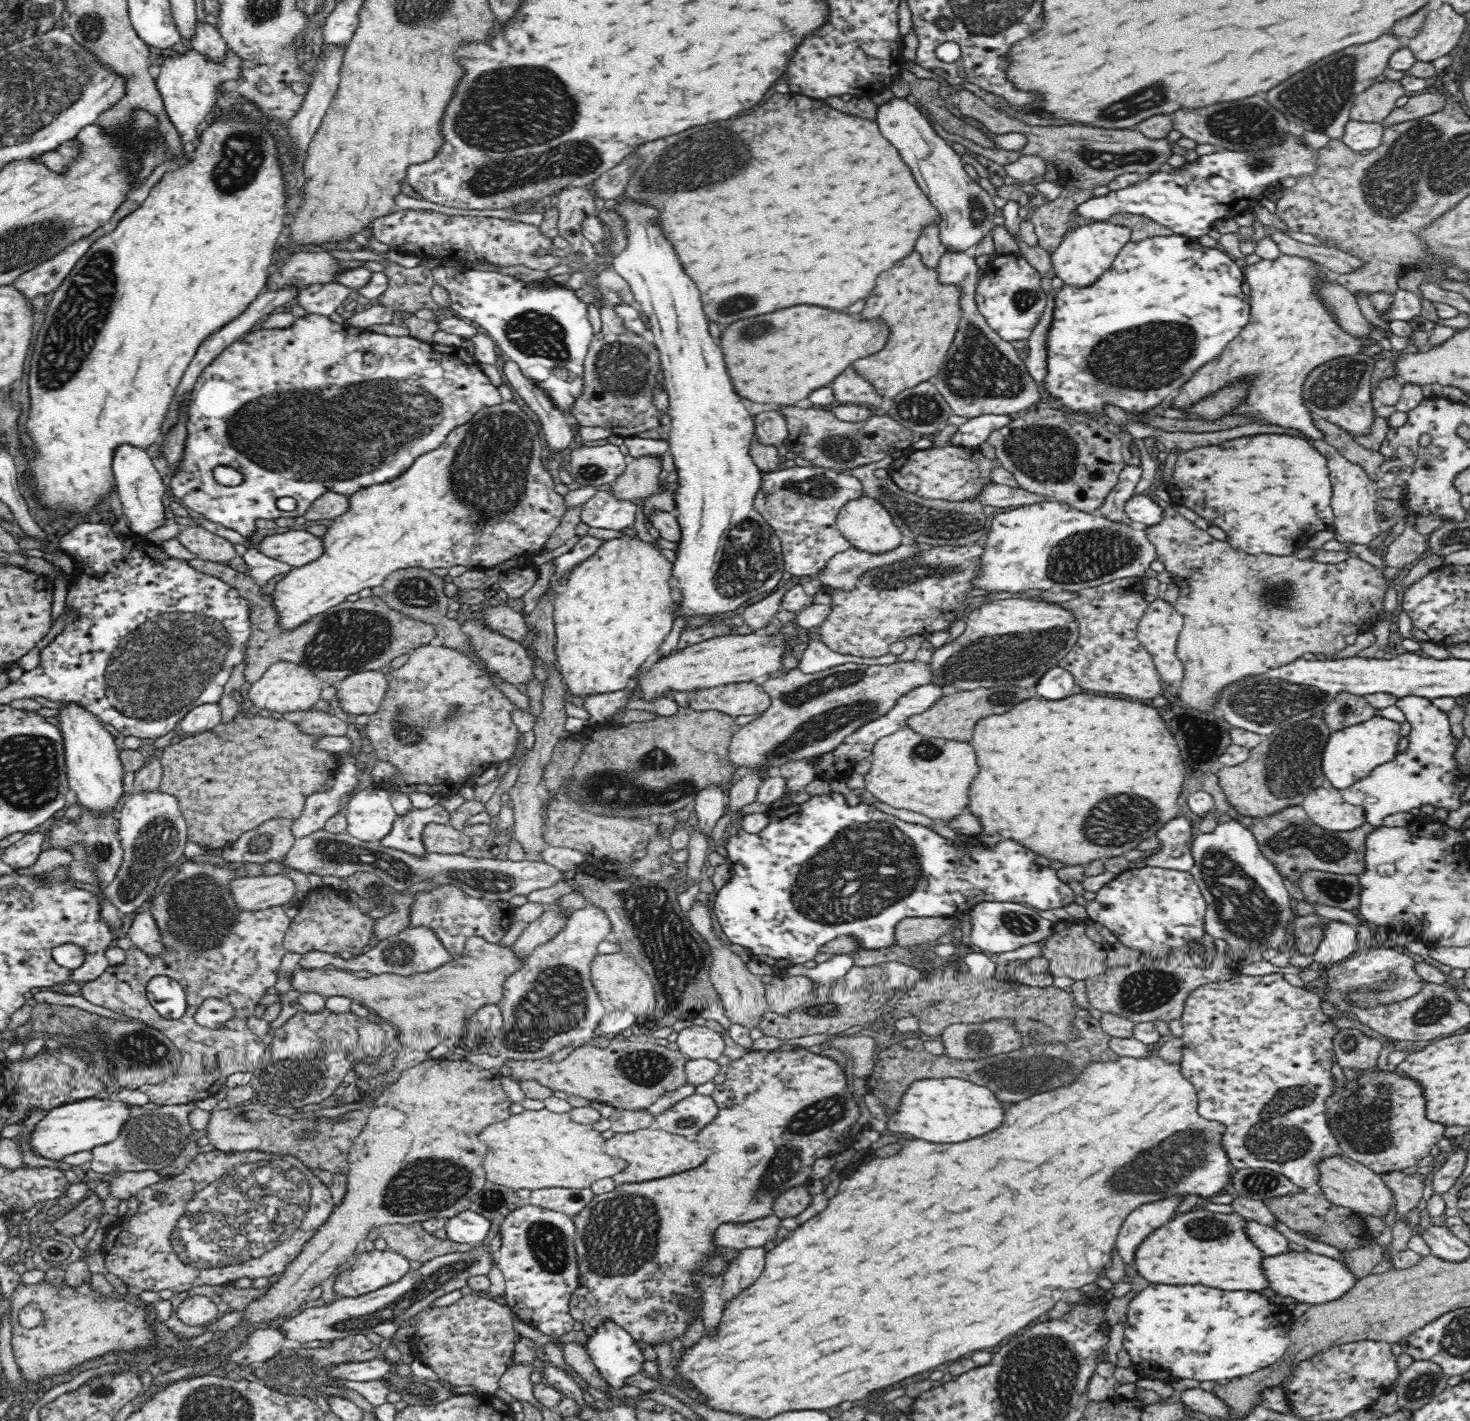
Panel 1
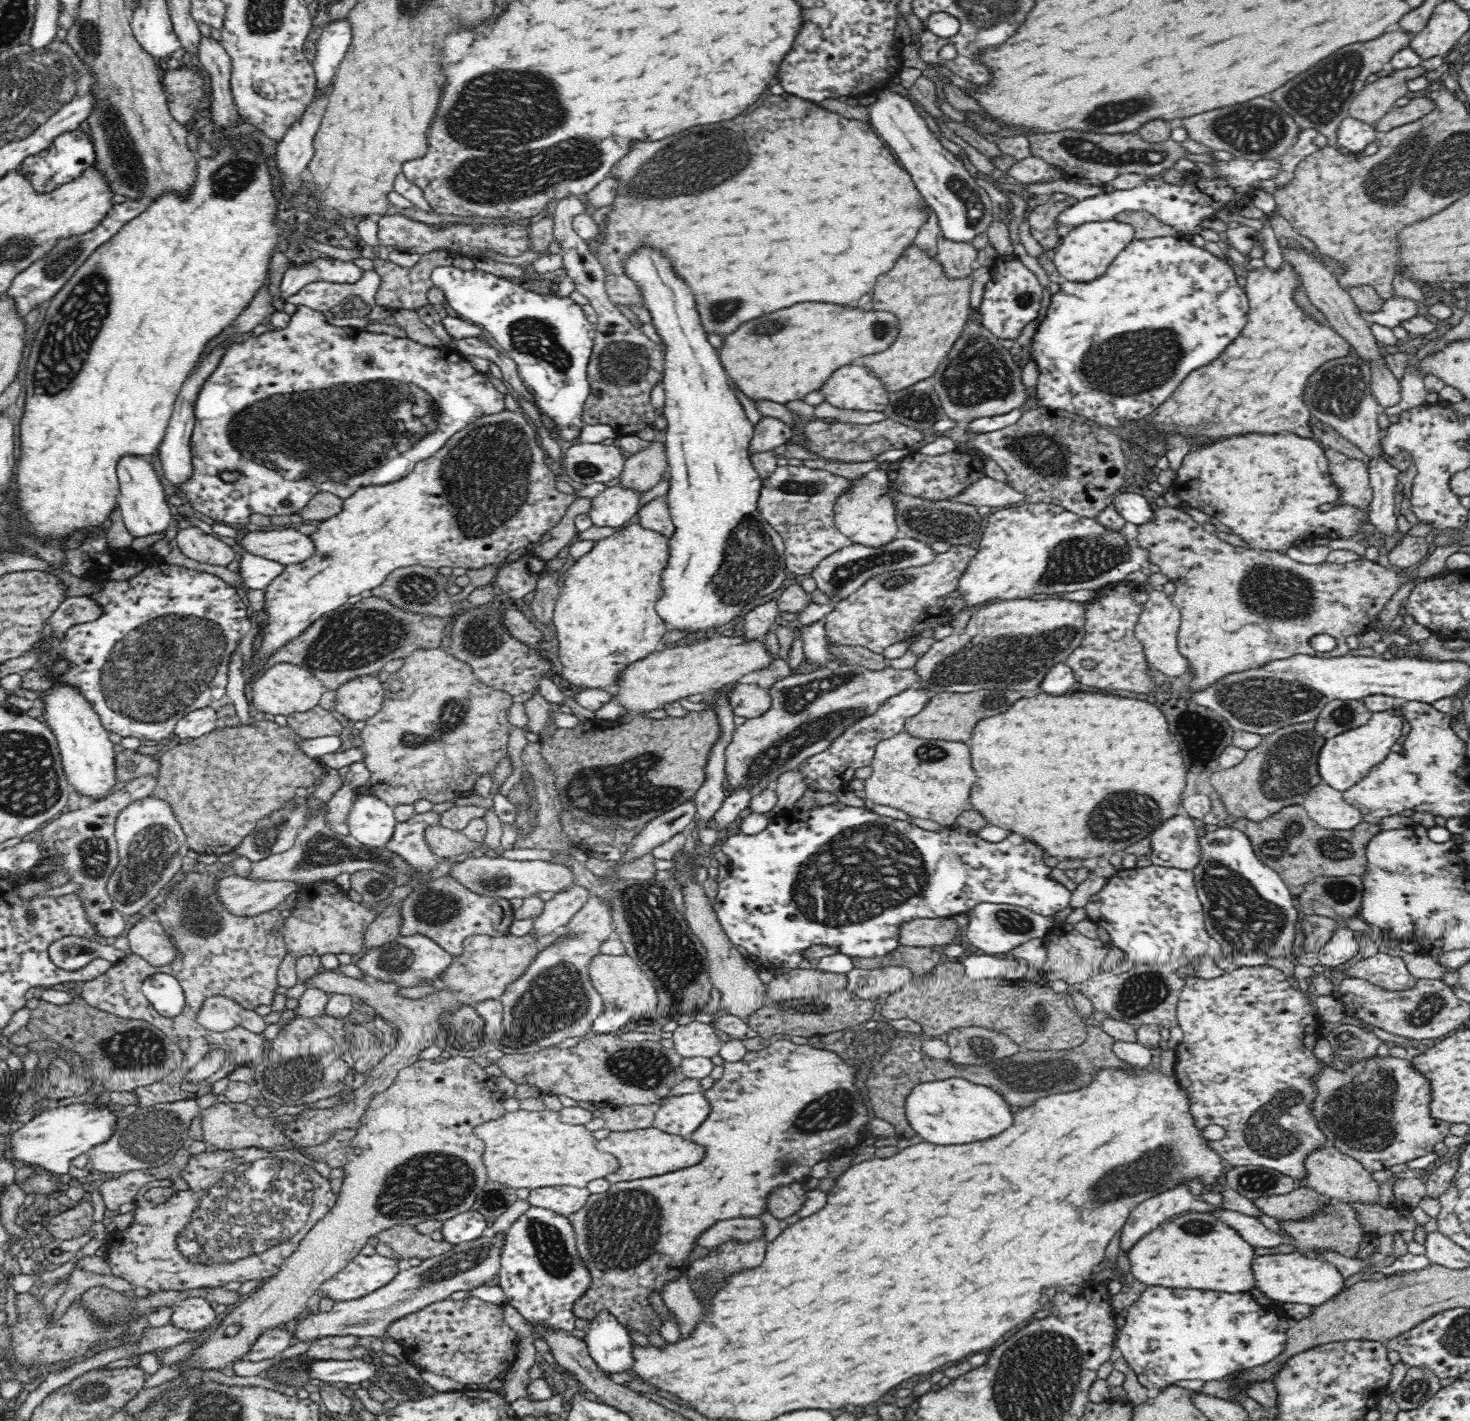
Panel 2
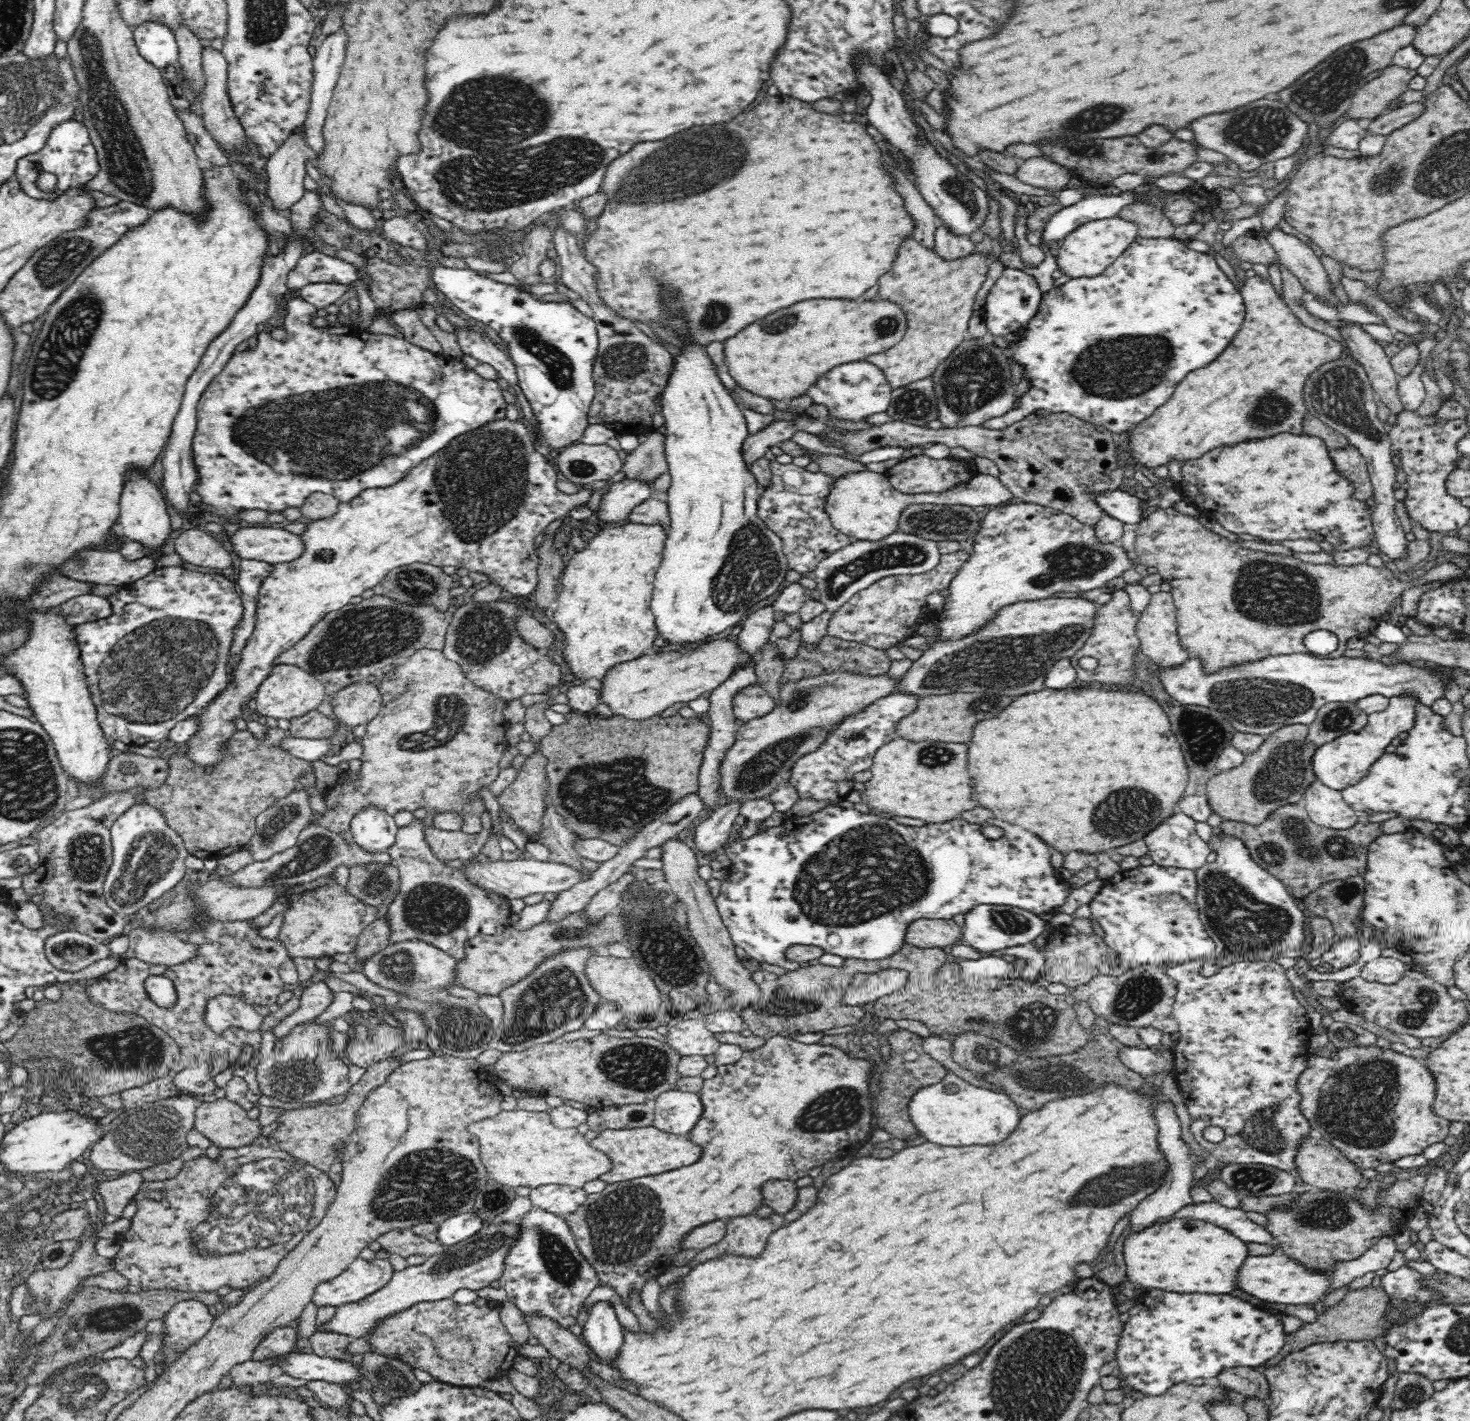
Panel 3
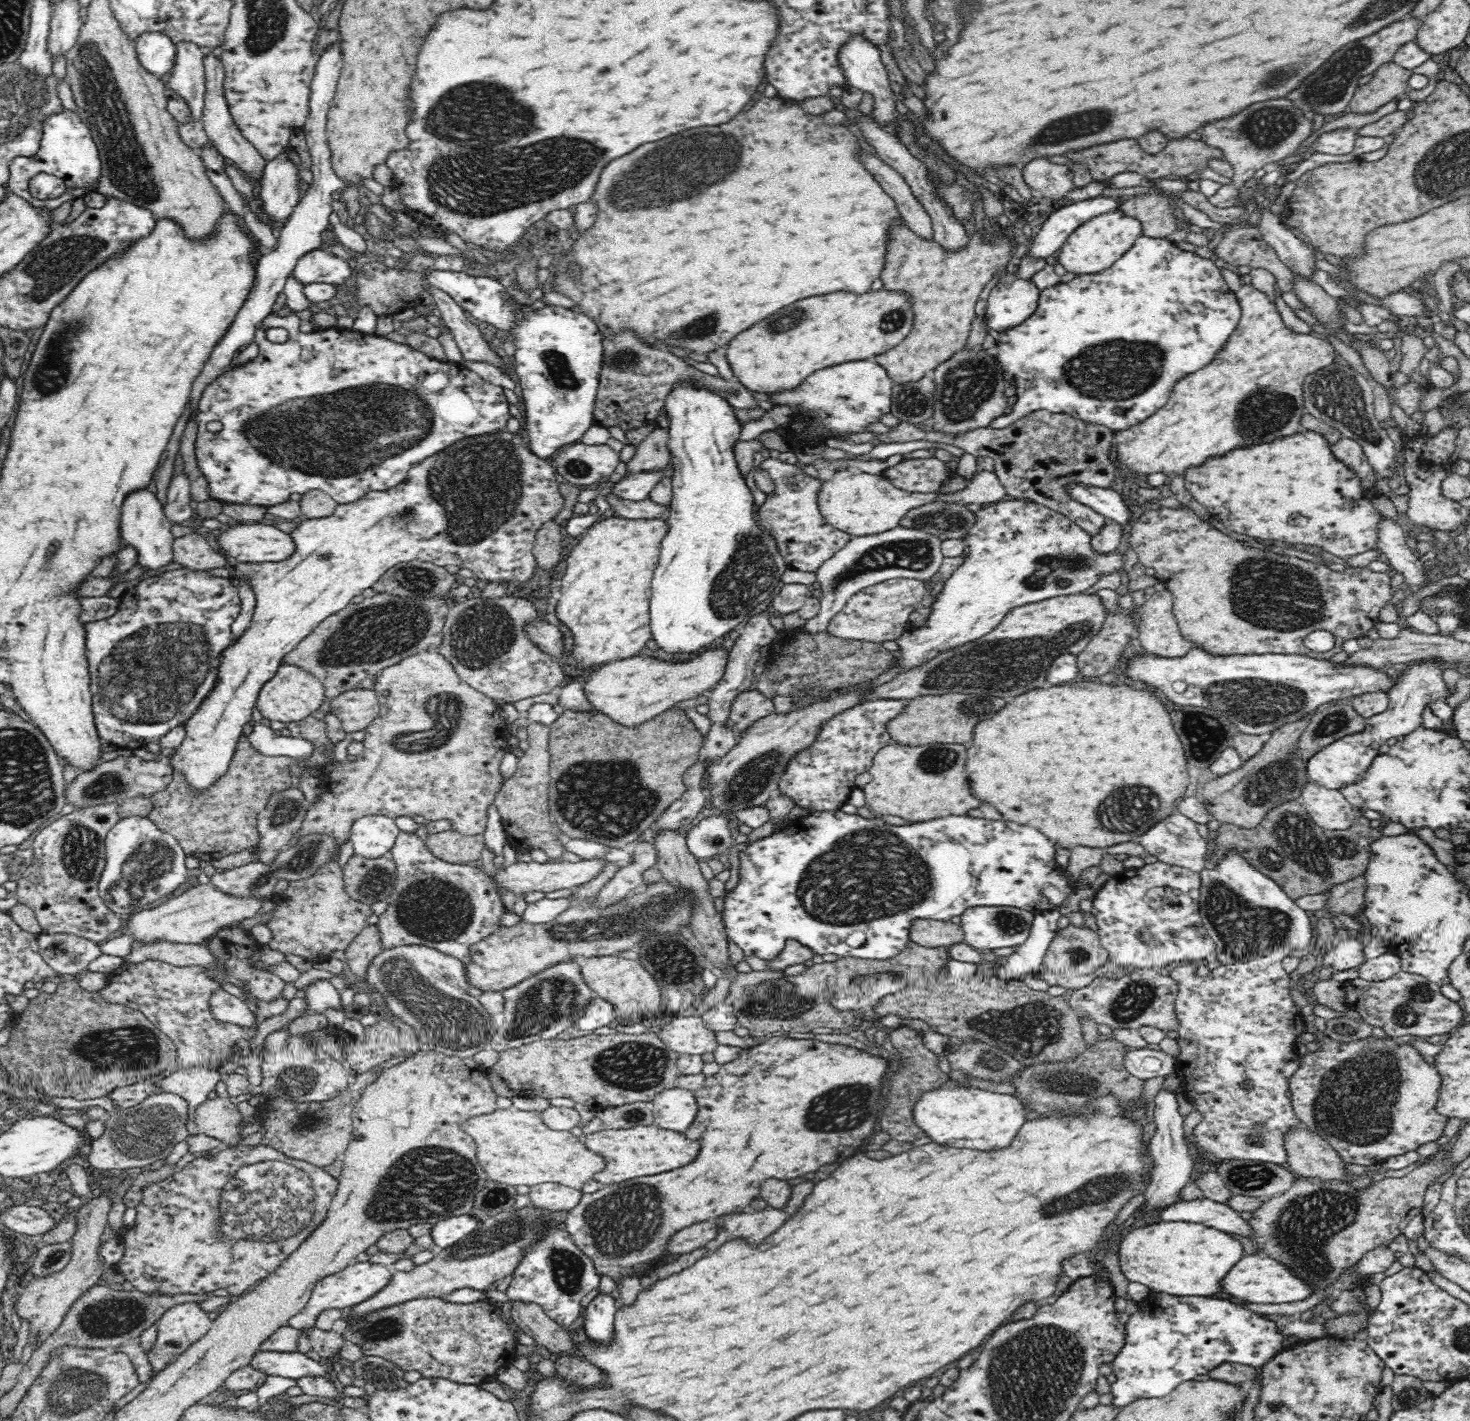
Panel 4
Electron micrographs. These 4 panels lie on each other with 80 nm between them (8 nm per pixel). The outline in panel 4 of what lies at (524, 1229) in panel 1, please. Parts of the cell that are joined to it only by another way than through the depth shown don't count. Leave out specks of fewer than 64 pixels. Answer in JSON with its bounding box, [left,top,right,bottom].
[506,1225,600,1328]

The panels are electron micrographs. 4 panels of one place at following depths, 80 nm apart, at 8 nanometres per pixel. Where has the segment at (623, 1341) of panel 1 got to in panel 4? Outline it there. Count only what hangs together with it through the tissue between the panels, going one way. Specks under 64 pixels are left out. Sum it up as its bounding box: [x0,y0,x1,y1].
[585,1292,616,1342]

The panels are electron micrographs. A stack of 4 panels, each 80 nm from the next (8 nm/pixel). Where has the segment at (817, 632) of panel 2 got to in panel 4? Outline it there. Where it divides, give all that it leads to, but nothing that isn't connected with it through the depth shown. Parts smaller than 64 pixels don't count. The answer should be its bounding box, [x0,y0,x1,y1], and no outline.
[805,525,942,632]

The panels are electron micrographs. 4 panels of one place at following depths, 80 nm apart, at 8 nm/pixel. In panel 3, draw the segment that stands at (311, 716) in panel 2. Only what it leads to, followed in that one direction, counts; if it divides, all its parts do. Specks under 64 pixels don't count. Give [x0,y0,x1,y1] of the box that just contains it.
[288,710,335,739]

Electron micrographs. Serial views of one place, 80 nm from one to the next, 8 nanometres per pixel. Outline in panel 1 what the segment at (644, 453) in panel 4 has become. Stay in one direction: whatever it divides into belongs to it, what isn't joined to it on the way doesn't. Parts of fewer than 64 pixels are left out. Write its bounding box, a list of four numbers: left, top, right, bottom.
[611,454,662,498]

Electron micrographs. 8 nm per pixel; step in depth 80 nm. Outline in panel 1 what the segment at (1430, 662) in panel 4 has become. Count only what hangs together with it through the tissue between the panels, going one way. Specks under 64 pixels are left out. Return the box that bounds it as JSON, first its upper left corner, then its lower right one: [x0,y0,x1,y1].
[1322,714,1400,791]

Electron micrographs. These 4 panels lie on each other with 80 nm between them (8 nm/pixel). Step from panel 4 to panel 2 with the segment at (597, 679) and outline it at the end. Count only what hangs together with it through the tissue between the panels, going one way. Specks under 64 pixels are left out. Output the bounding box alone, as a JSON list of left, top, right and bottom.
[612,633,772,714]

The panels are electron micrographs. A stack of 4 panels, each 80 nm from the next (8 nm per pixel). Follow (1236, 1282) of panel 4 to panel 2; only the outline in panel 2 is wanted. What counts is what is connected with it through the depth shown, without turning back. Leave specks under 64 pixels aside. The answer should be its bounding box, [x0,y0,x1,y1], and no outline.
[1250,1252,1345,1307]

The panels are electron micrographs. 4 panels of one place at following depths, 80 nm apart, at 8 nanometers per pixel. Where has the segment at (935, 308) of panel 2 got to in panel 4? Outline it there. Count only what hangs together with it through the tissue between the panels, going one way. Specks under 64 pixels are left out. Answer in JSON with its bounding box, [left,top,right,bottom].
[873,220,1016,384]

